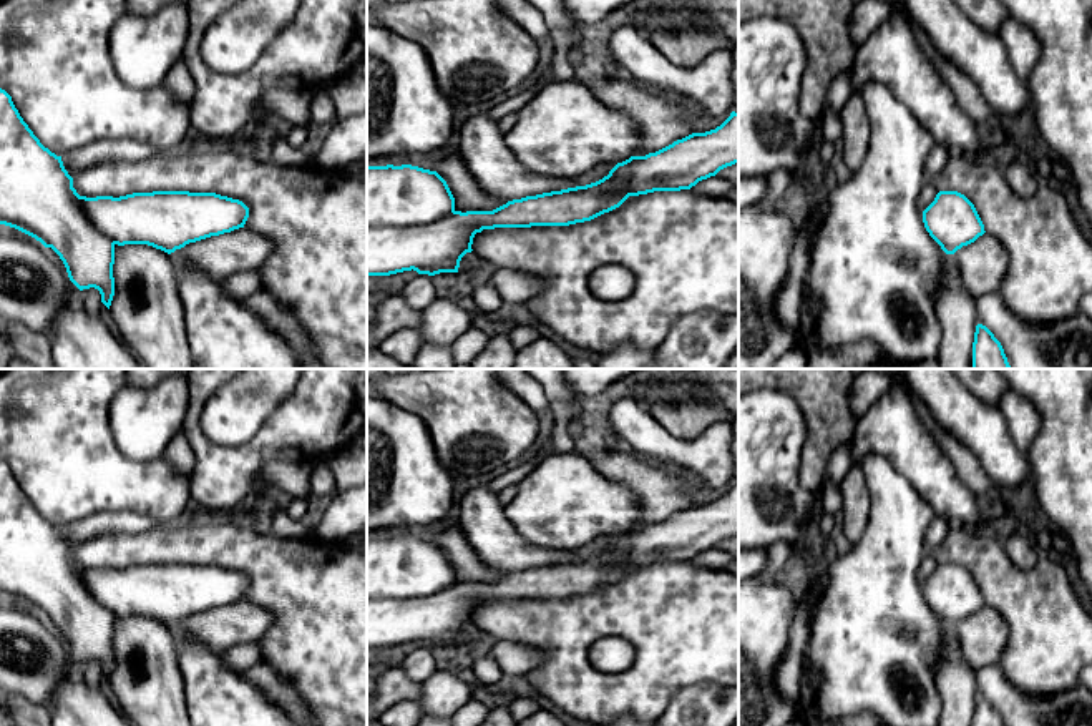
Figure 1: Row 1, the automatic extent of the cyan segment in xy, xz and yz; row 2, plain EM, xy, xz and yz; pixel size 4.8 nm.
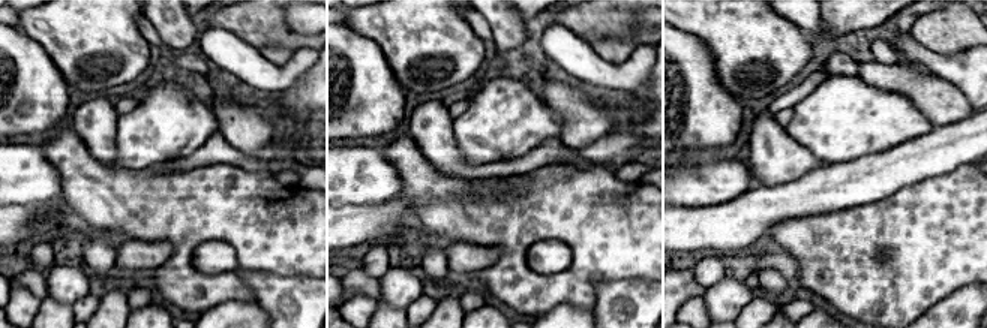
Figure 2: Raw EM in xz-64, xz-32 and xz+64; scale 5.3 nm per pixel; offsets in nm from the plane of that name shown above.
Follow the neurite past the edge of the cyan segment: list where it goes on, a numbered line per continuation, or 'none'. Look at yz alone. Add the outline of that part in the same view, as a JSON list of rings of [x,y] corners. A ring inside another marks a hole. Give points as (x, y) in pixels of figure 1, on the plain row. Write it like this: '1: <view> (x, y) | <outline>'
none

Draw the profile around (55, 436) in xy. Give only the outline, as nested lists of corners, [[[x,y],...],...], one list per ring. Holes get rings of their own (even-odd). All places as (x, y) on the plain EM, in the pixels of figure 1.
[[[3,369],[0,372],[0,460],[12,468],[20,488],[40,512],[40,515],[56,528],[63,528],[73,522],[80,522],[106,510],[128,510],[149,517],[158,525],[179,523],[194,510],[191,475],[178,472],[163,457],[149,462],[133,462],[118,449],[110,427],[110,404],[115,394],[126,385],[128,382],[124,369]]]

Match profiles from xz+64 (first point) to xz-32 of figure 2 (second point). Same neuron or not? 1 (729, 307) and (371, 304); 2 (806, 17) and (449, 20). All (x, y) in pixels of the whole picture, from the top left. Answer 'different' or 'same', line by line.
1: different
2: different

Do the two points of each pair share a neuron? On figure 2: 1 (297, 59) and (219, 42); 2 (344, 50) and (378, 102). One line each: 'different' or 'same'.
1: same
2: same

